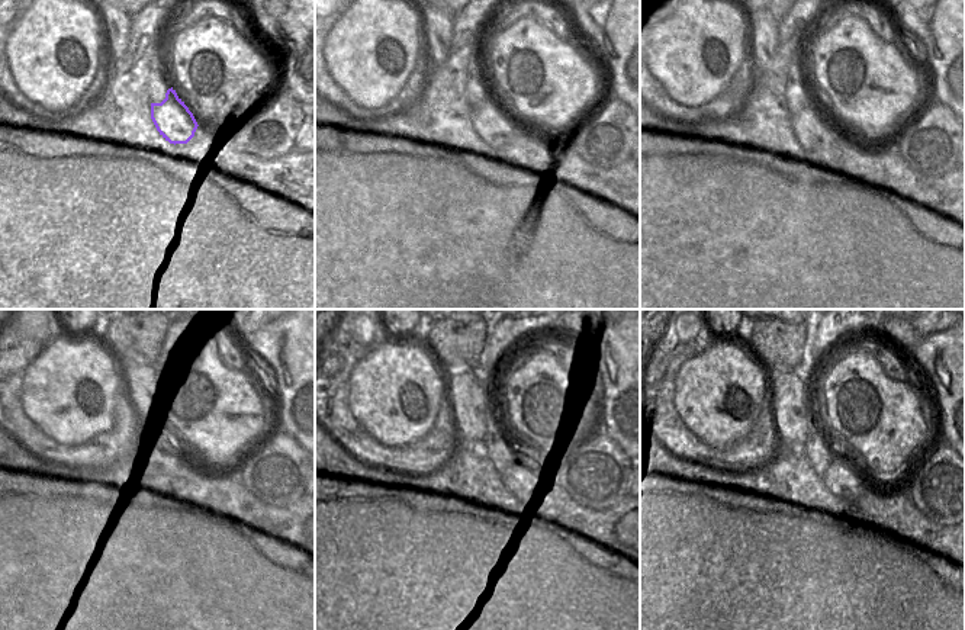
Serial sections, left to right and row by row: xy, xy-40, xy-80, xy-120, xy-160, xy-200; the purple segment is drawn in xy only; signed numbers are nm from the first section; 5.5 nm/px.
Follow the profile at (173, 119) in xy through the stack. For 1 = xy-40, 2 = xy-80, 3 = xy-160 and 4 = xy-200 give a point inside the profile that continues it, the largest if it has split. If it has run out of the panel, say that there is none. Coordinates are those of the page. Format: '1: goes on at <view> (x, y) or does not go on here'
1: goes on at xy-40 (492, 121)
2: goes on at xy-80 (814, 128)
3: goes on at xy-160 (520, 476)
4: goes on at xy-200 (842, 478)

